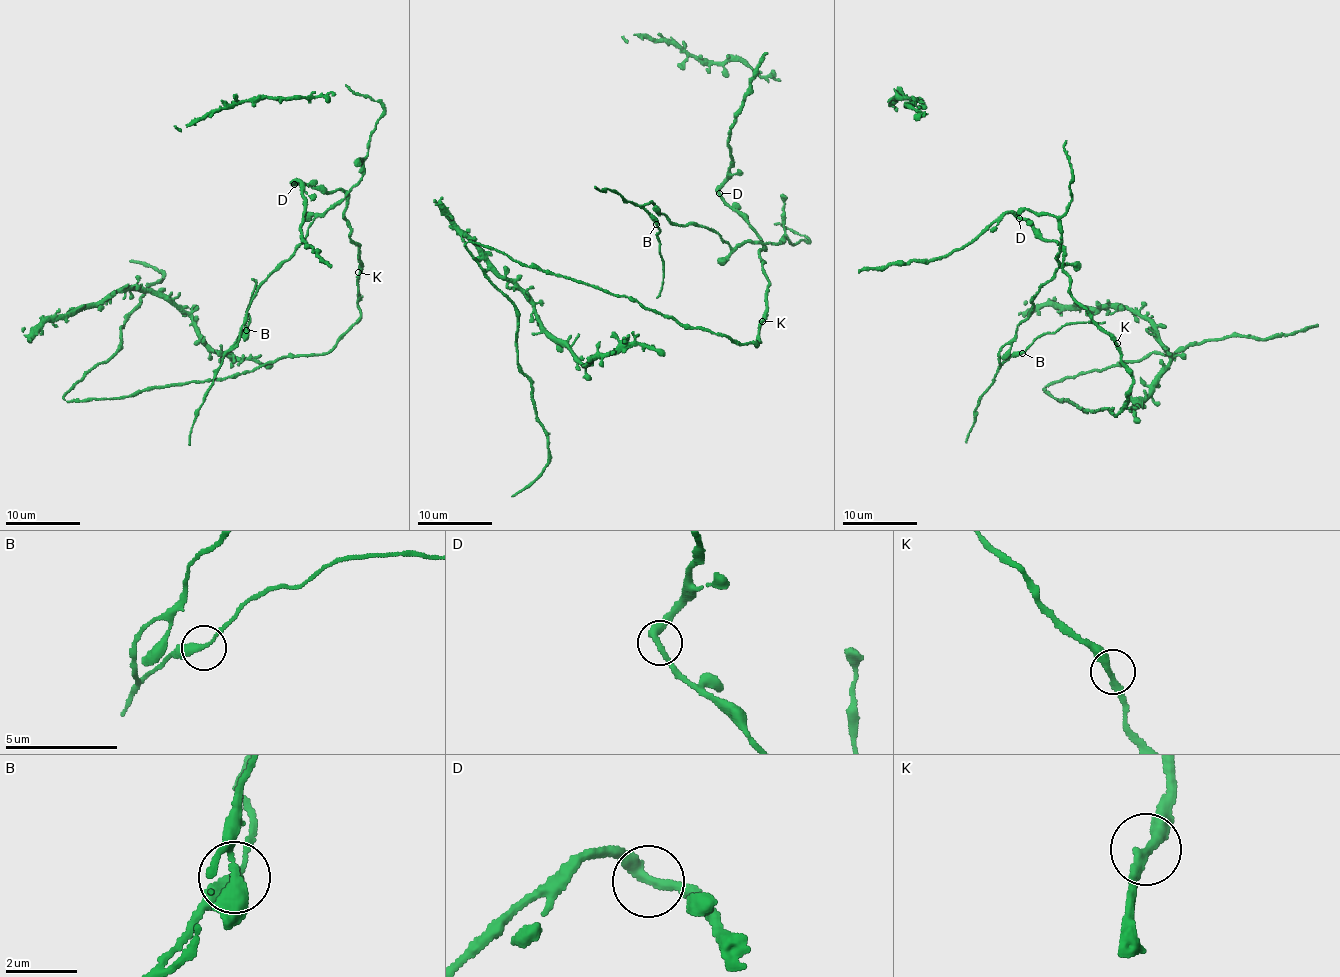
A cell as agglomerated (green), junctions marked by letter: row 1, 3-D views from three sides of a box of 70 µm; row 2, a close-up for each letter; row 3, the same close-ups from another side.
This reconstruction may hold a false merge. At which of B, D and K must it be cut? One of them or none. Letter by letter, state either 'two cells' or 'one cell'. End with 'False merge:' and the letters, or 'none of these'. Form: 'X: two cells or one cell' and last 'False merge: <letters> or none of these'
B: one cell
D: one cell
K: one cell
False merge: none of these

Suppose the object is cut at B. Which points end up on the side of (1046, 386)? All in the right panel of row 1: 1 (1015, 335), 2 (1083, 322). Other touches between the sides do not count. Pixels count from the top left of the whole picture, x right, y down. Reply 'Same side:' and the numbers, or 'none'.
Same side: 1

